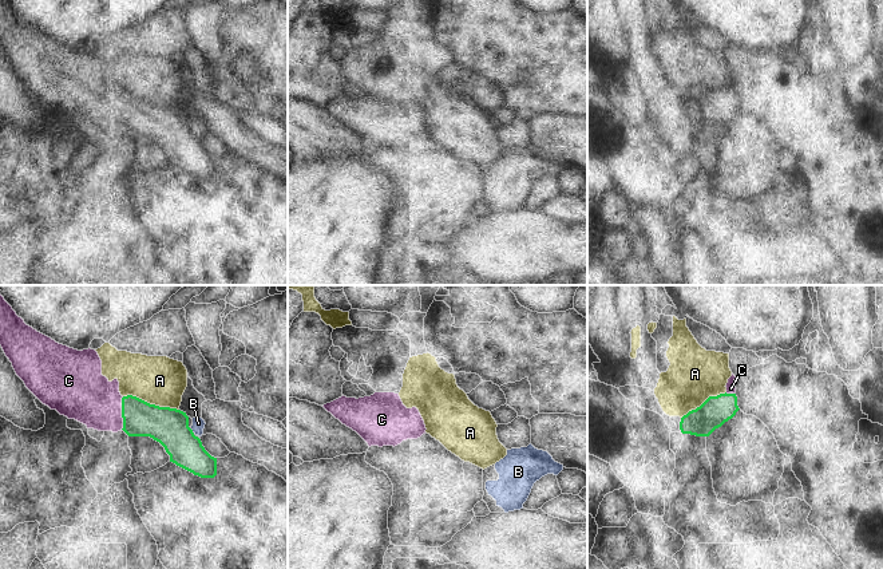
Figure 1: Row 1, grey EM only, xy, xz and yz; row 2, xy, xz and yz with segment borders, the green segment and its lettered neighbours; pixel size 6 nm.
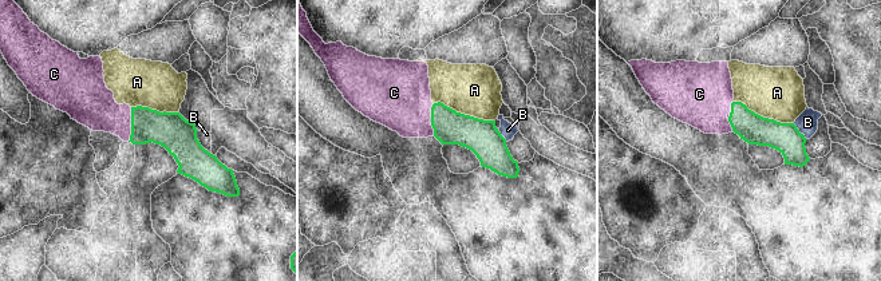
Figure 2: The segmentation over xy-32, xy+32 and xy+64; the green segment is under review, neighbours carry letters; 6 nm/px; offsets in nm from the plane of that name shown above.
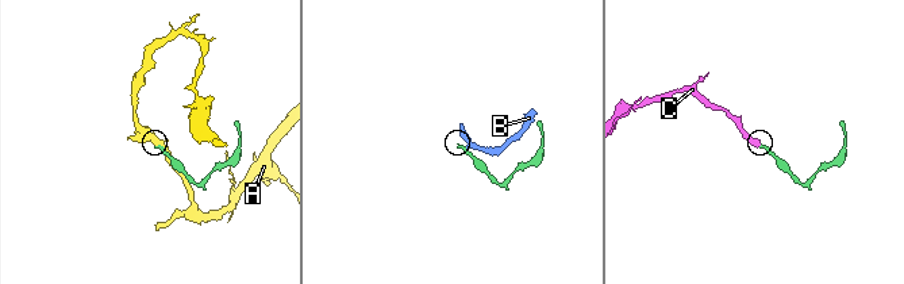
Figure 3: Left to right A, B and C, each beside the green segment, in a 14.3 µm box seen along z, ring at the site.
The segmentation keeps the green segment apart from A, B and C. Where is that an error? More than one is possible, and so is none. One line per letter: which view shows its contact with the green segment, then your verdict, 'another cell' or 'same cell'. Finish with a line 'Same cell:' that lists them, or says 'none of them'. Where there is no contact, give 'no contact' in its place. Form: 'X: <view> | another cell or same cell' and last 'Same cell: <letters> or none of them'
A: xy | another cell
B: xy | another cell
C: xy | same cell
Same cell: C

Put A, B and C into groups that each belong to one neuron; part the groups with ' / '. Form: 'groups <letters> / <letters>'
groups A / B / C

